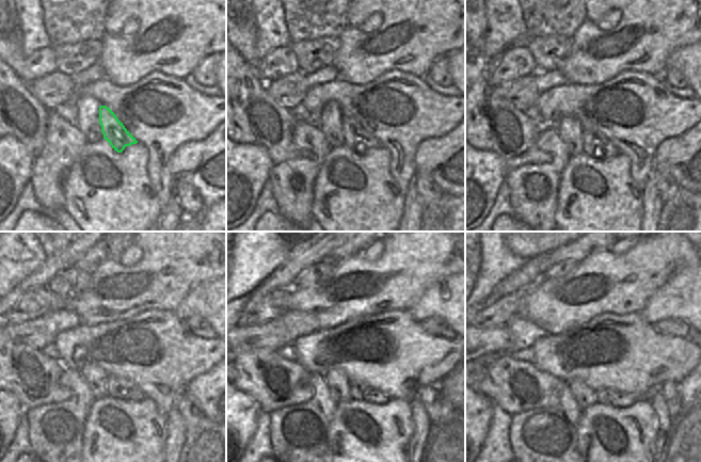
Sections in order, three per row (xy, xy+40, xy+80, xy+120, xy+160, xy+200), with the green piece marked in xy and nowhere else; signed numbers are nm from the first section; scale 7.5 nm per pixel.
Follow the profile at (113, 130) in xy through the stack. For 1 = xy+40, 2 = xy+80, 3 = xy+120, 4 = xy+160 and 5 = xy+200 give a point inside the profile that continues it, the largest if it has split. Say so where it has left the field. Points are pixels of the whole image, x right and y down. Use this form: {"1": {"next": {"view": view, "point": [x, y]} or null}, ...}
{"1": {"next": {"view": "xy+40", "point": [355, 138]}}, "2": {"next": {"view": "xy+80", "point": [595, 145]}}, "3": {"next": {"view": "xy+120", "point": [120, 388]}}, "4": {"next": {"view": "xy+160", "point": [357, 392]}}, "5": {"next": {"view": "xy+200", "point": [611, 397]}}}

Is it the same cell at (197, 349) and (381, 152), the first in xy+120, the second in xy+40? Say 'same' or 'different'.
different

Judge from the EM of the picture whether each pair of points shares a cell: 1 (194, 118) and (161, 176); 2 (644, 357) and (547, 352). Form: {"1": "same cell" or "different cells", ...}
{"1": "same cell", "2": "same cell"}

